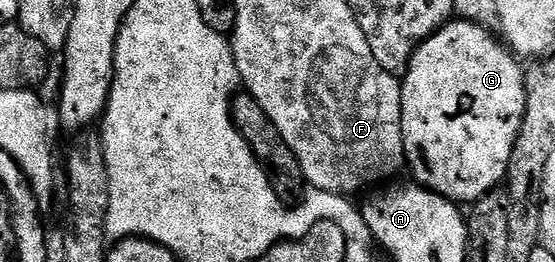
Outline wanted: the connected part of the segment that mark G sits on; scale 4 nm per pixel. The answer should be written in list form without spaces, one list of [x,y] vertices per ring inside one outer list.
[[[452,20],[441,27],[433,36],[429,36],[415,50],[411,64],[407,67],[401,78],[403,95],[401,96],[401,128],[403,129],[403,151],[407,157],[406,169],[418,185],[442,198],[450,198],[456,204],[470,204],[476,202],[481,196],[492,193],[495,186],[504,181],[509,168],[509,156],[513,156],[513,144],[517,140],[517,132],[521,132],[521,120],[525,116],[525,84],[523,83],[524,67],[520,59],[492,31],[486,30],[475,22],[466,20]]]

